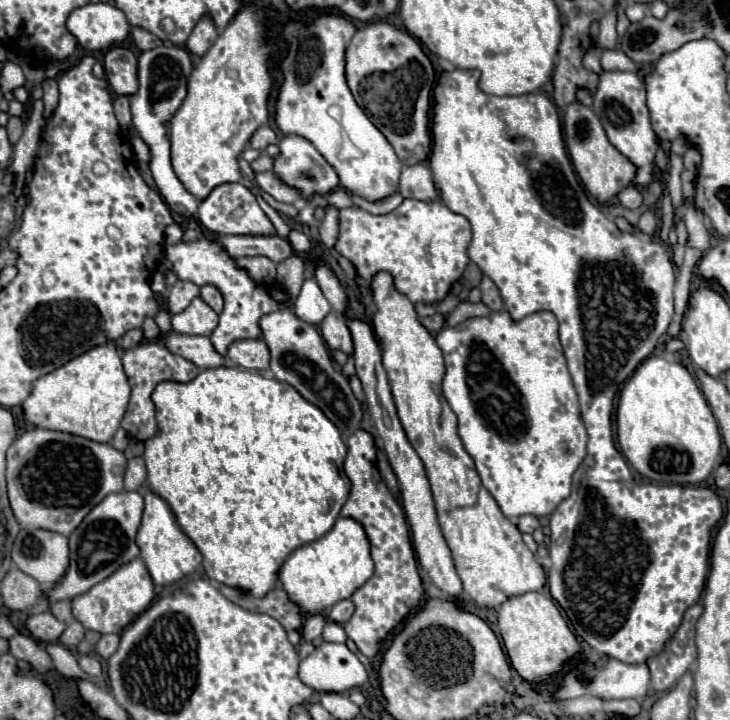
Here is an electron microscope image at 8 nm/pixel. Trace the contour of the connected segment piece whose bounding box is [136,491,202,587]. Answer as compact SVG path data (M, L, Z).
M146 491L144 493L144 505L146 505L144 507L144 517L142 517L138 537L136 537L136 543L140 547L140 557L144 559L152 581L156 585L168 587L168 585L184 579L186 575L194 573L202 565L202 555L194 547L194 543L182 533L182 529L174 521L174 515L172 515L170 507L158 495Z

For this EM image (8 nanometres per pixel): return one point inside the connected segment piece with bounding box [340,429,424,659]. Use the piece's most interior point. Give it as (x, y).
(394, 590)

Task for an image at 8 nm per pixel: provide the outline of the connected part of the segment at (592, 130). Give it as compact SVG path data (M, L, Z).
M574 101L574 103L568 105L566 115L564 115L564 137L566 137L566 147L568 147L570 161L575 172L580 175L588 193L598 203L606 203L620 189L632 185L632 177L636 173L636 167L616 147L612 147L608 143L608 137L602 129L602 123L592 113L590 107L586 107L580 101Z

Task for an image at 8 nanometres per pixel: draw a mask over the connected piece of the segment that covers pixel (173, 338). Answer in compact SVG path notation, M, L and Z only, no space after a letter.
M172 329L160 341L164 343L166 349L170 349L172 353L176 353L176 355L192 361L200 369L220 367L224 363L224 359L214 351L214 347L212 347L212 343L210 343L208 337L182 335L182 333L176 333Z

